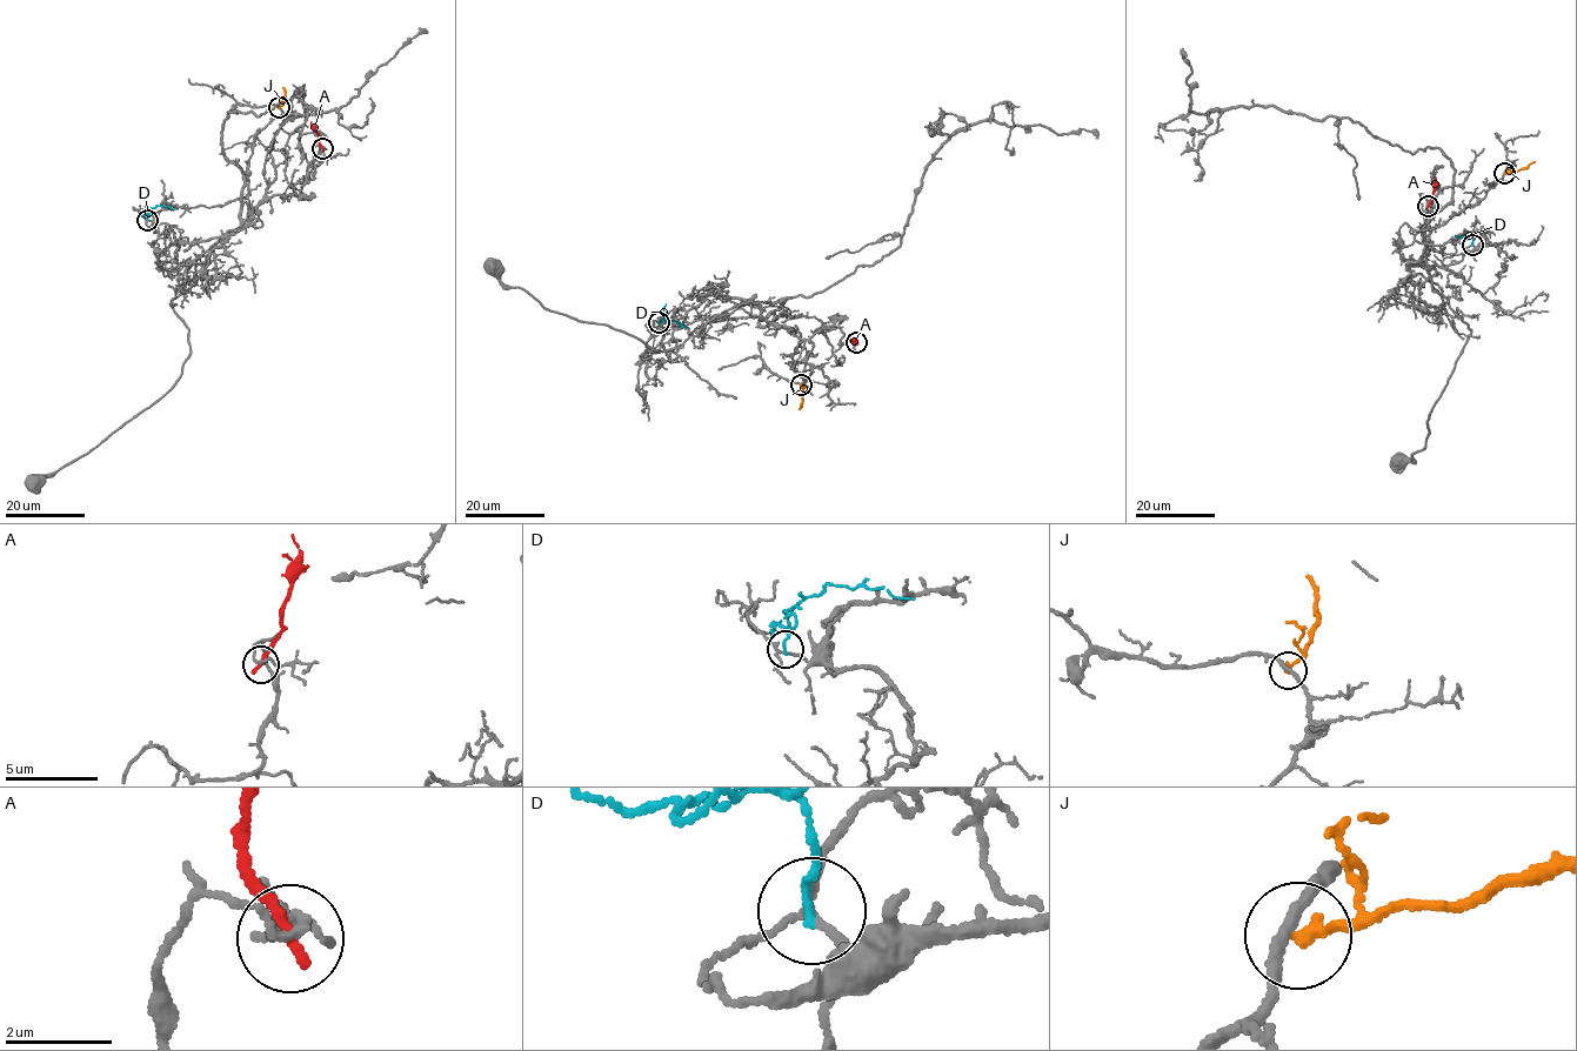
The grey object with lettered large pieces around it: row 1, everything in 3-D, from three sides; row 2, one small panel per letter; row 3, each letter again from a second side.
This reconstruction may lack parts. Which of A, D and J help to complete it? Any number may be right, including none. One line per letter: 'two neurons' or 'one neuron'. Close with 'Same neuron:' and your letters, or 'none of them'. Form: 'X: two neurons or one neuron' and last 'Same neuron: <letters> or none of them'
A: two neurons
D: two neurons
J: two neurons
Same neuron: none of them

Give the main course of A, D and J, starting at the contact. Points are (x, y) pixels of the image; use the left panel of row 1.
A: (322, 148), (312, 121)
D: (147, 219), (148, 211), (156, 205), (175, 208)
J: (279, 108), (286, 98), (282, 87)

